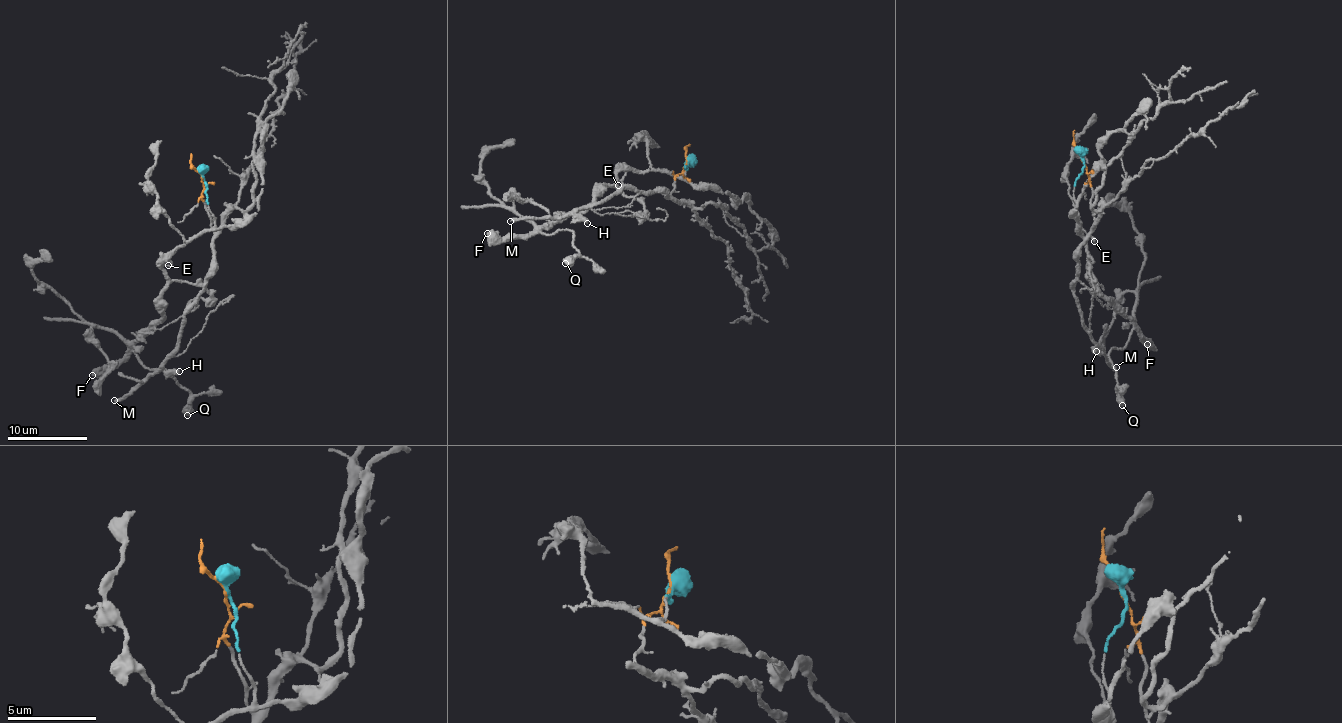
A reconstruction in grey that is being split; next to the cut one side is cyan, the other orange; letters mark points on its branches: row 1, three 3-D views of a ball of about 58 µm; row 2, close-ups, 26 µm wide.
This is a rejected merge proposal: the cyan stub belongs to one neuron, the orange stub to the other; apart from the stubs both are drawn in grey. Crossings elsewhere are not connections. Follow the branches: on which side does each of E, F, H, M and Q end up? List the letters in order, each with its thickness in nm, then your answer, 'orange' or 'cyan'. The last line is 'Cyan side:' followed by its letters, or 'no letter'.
E: 170 nm thick; cyan
F: 600 nm thick; cyan
H: 440 nm thick; orange
M: 280 nm thick; orange
Q: 650 nm thick; cyan
Cyan side: E, F, Q

